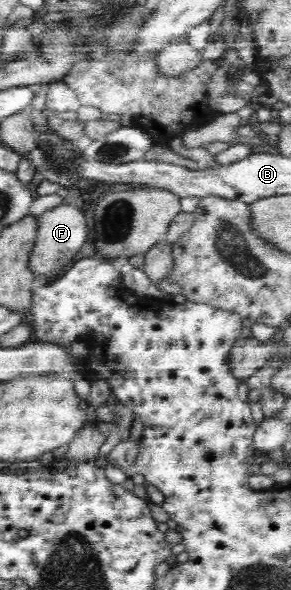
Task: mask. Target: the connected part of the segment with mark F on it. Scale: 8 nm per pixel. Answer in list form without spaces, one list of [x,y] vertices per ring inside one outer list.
[[[57,206],[38,216],[39,228],[31,257],[27,260],[27,269],[36,279],[36,283],[46,283],[63,274],[63,268],[71,264],[77,252],[83,248],[87,237],[85,217],[75,206]]]

